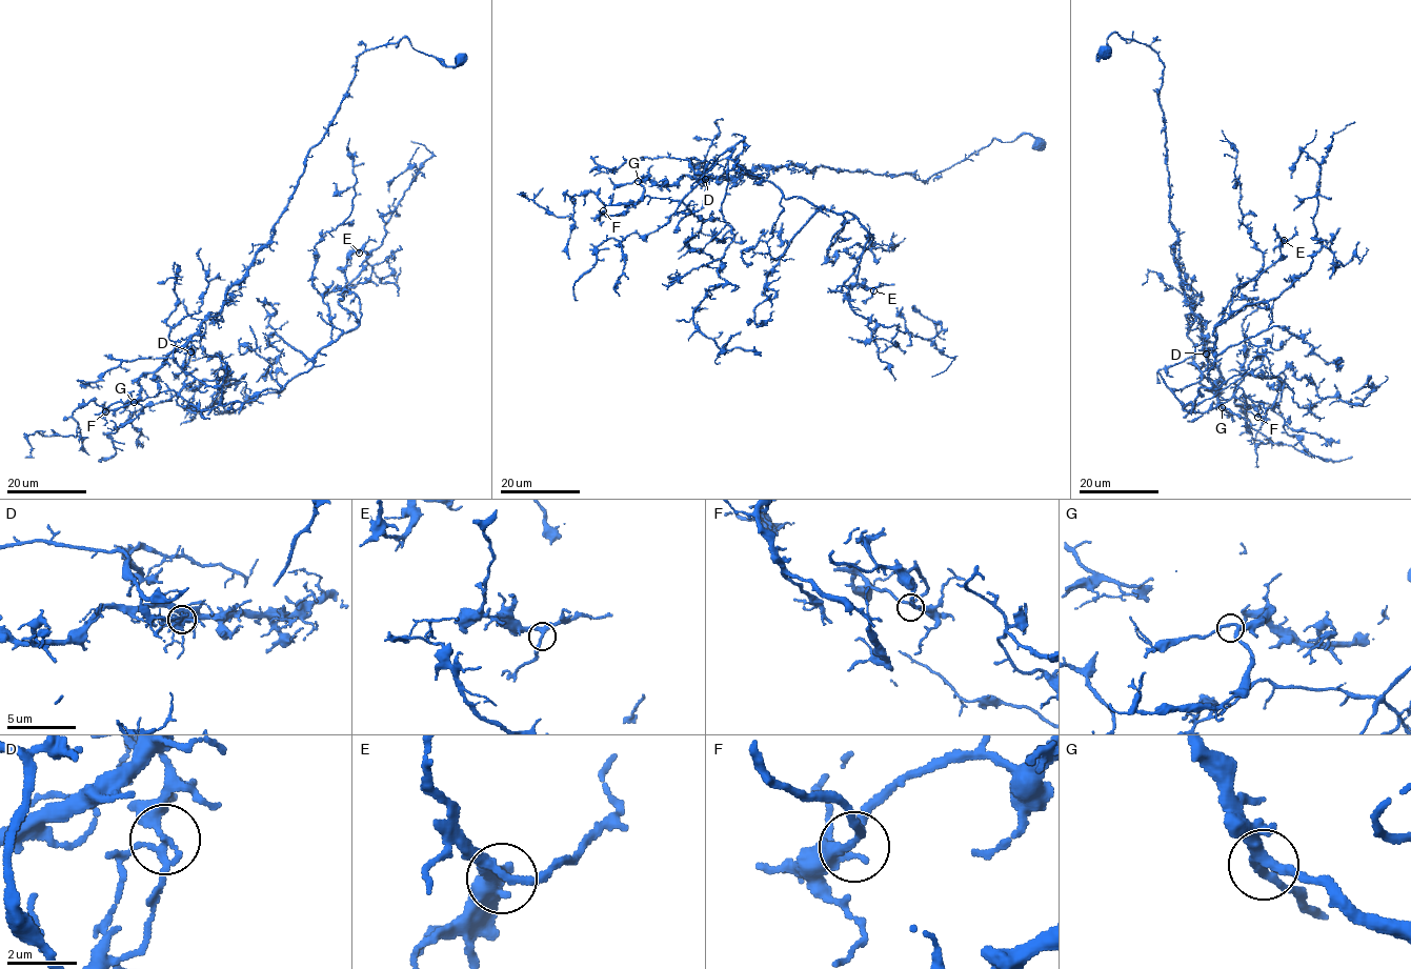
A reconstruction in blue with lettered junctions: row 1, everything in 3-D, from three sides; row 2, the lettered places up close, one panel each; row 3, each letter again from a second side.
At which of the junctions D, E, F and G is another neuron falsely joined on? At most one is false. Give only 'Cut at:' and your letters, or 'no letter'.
Cut at: D

